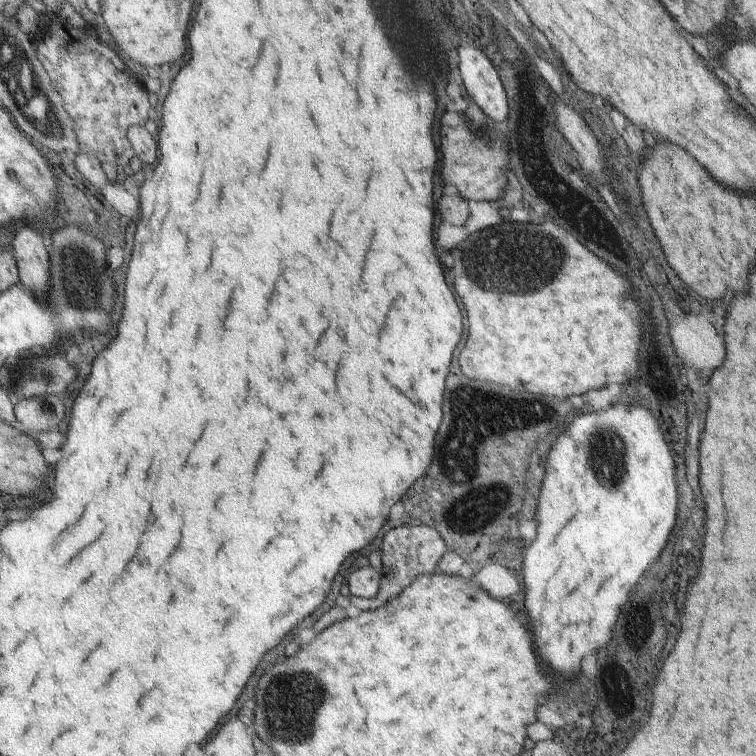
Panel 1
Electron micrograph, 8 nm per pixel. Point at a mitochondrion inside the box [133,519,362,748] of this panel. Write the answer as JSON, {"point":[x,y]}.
{"point":[291,702]}

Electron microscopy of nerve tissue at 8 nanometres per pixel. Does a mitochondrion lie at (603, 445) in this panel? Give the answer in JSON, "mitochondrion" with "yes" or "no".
{"mitochondrion":"yes"}

